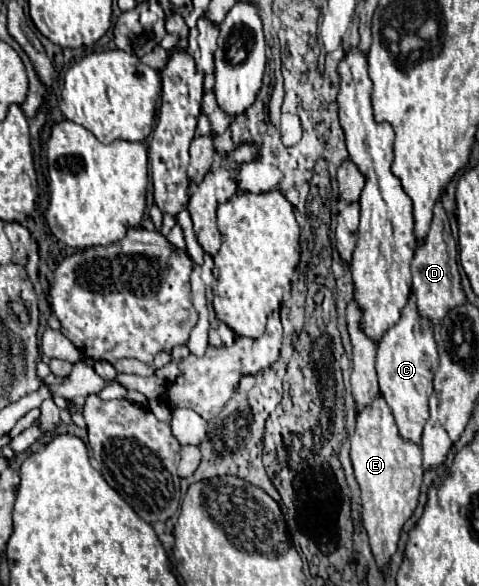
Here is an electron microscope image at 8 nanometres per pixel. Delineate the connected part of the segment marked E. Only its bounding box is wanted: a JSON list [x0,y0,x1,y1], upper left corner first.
[351,393,423,569]

